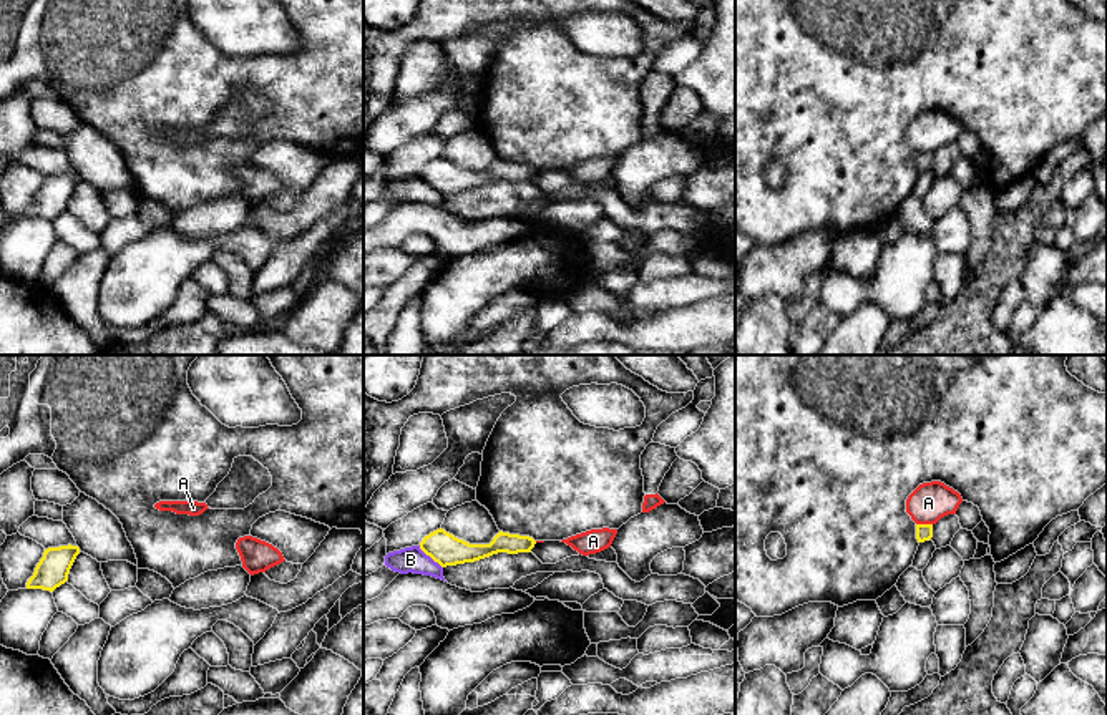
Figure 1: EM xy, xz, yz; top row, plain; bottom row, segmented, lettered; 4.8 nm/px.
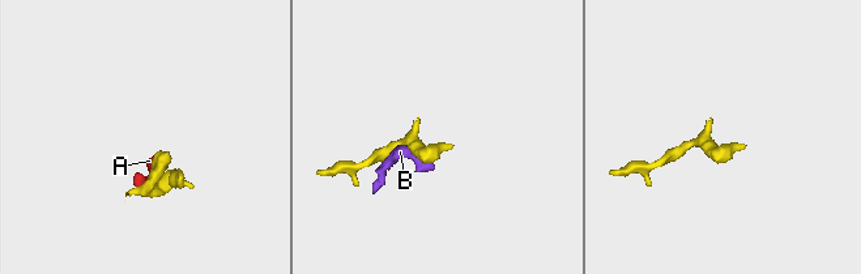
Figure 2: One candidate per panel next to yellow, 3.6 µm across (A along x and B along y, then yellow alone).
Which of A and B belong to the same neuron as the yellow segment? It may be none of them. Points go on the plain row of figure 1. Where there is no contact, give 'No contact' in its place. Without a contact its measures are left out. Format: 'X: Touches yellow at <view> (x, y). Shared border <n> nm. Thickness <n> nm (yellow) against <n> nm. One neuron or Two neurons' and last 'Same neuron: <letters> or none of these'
A: Touches yellow at yz (925, 153). Shared border 80 nm. Thickness 80 nm (yellow) against 190 nm. Two neurons
B: Touches yellow at xz (430, 184). Shared border 160 nm. Thickness 160 nm (yellow) against 130 nm. Two neurons
Same neuron: none of these

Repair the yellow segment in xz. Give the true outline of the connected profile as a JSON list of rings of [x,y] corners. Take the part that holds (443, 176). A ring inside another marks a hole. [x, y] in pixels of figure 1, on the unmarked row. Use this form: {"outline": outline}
{"outline": [[[436,158],[423,166],[420,178],[441,196],[475,191],[498,181],[531,181],[536,169],[529,164],[500,159],[490,173],[470,173],[445,158]]]}

